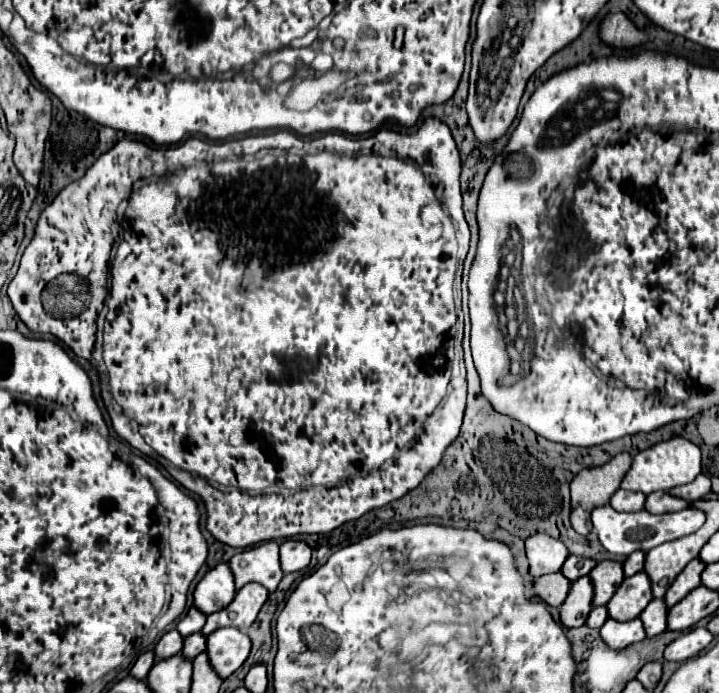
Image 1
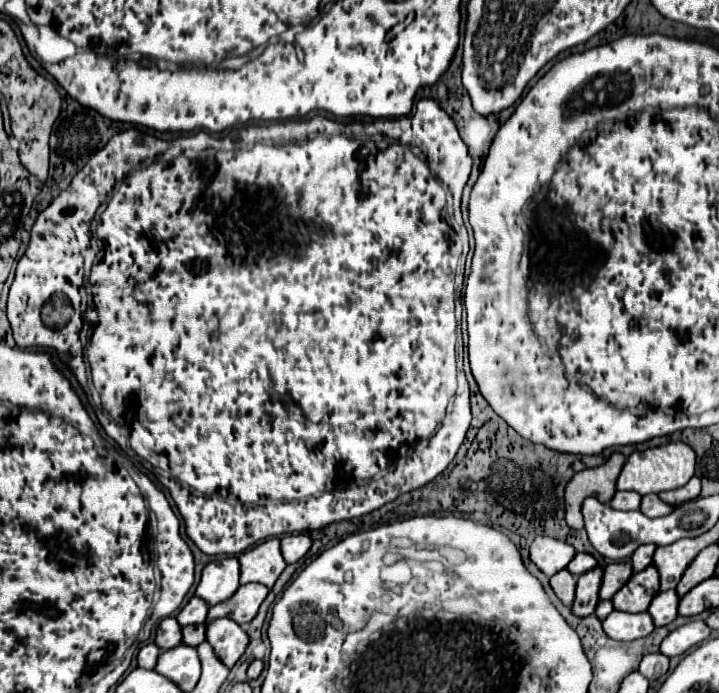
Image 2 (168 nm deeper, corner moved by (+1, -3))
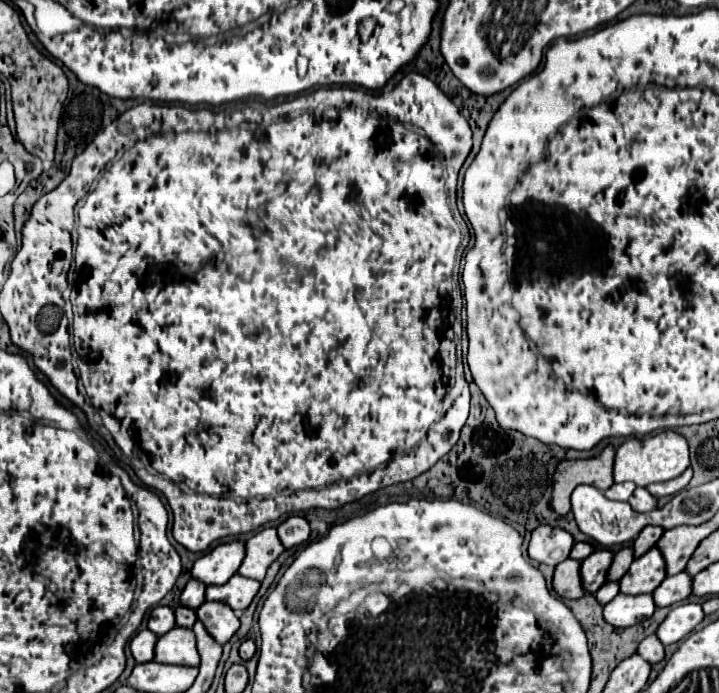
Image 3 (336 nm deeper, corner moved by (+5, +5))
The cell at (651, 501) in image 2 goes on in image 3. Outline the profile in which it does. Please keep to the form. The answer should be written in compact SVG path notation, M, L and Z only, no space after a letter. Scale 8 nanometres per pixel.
M636 488L634 494L630 496L628 504L632 506L632 510L636 512L650 512L656 508L656 498L646 490L646 488Z

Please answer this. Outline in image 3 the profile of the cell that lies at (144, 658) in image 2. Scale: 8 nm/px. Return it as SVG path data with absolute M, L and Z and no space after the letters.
M140 630L130 640L130 652L132 652L132 656L136 658L138 664L154 660L154 644L156 644L156 640L158 638L150 630Z

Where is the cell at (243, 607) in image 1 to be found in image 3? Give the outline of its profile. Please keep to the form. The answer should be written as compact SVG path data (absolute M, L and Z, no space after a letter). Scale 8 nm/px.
M234 574L222 586L214 586L214 584L208 586L206 588L206 600L222 600L234 610L244 610L250 606L258 588L260 588L260 582L244 578L240 574Z

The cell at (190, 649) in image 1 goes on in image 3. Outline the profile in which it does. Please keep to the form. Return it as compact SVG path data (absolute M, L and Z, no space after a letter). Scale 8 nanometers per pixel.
M176 604L174 606L174 614L176 614L176 624L182 626L182 628L192 628L194 622L196 622L196 610L192 610L188 606Z

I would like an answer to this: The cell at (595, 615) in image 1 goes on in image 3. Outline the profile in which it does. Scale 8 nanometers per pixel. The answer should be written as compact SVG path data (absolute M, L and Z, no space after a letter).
M606 582L598 592L596 592L596 600L600 600L600 604L608 604L616 594L620 592L620 584L618 582Z

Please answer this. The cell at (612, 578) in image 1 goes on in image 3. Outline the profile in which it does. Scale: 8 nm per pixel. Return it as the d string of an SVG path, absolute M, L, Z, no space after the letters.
M624 546L622 550L618 550L618 552L614 554L612 566L610 566L610 570L608 570L608 580L620 580L620 578L628 572L632 560L634 560L632 546Z

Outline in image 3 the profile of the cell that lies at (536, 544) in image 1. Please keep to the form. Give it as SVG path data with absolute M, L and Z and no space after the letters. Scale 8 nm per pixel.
M538 526L532 532L528 556L536 562L558 566L562 560L570 556L572 546L574 546L574 538L570 536L570 532L554 526Z

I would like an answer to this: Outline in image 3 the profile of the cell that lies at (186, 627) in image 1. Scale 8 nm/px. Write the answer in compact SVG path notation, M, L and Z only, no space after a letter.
M190 580L186 584L186 588L182 590L182 596L180 596L180 602L188 608L198 608L202 602L204 602L204 590L206 590L206 584L204 582L198 582L198 580Z

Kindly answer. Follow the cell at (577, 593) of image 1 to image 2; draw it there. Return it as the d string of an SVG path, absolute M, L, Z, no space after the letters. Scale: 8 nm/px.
M602 566L578 576L576 598L574 598L574 604L572 604L574 616L584 618L584 616L590 616L594 612L596 604L600 602L600 598L598 598L600 582L602 582Z

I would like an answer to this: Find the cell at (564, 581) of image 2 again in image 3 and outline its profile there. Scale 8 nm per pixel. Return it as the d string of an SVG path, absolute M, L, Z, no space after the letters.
M572 558L560 562L556 566L552 586L562 598L582 598L586 594L586 590L582 586L582 578L580 578L580 562L572 560Z

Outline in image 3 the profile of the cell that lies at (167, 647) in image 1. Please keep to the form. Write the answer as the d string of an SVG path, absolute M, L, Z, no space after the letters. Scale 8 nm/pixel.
M156 606L156 608L150 612L148 628L150 628L156 636L166 634L166 632L172 630L174 626L176 626L176 622L174 622L174 608L170 608L170 606Z

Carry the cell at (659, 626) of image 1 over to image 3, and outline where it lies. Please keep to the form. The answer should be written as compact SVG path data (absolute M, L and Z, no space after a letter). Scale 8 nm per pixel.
M680 572L676 576L668 576L654 592L654 602L658 608L672 606L676 602L686 600L692 594L692 576L688 572Z

